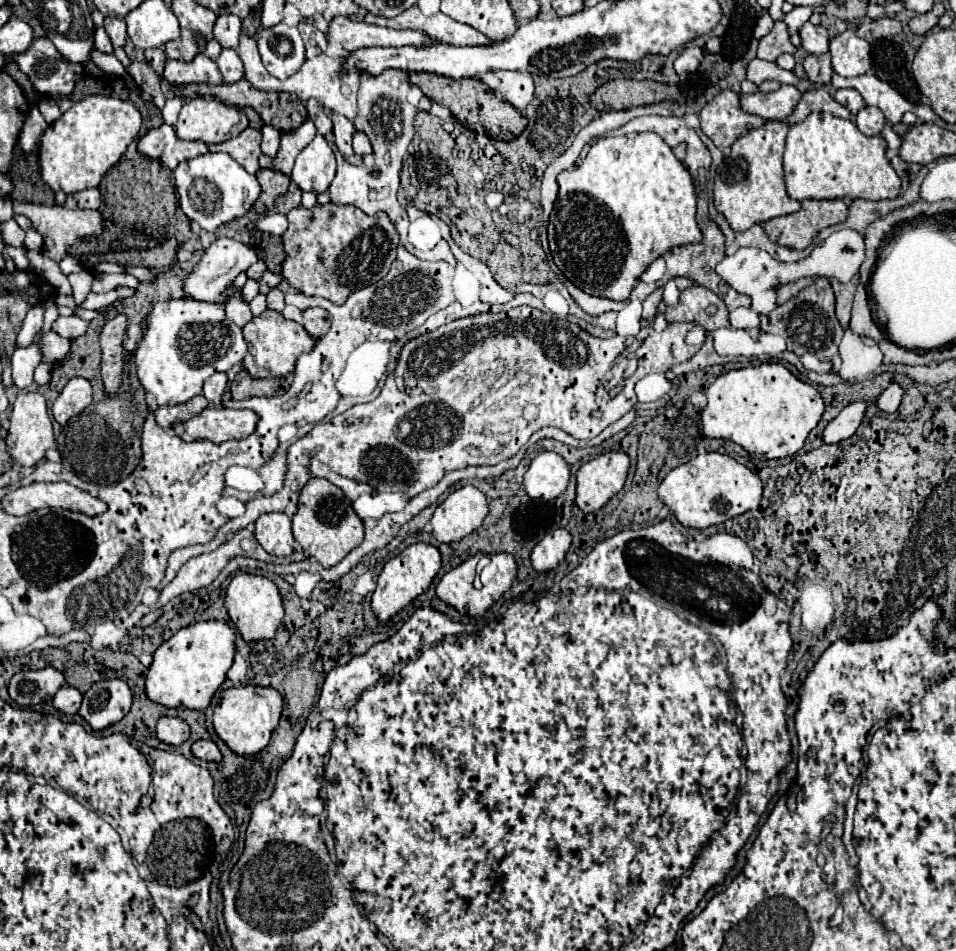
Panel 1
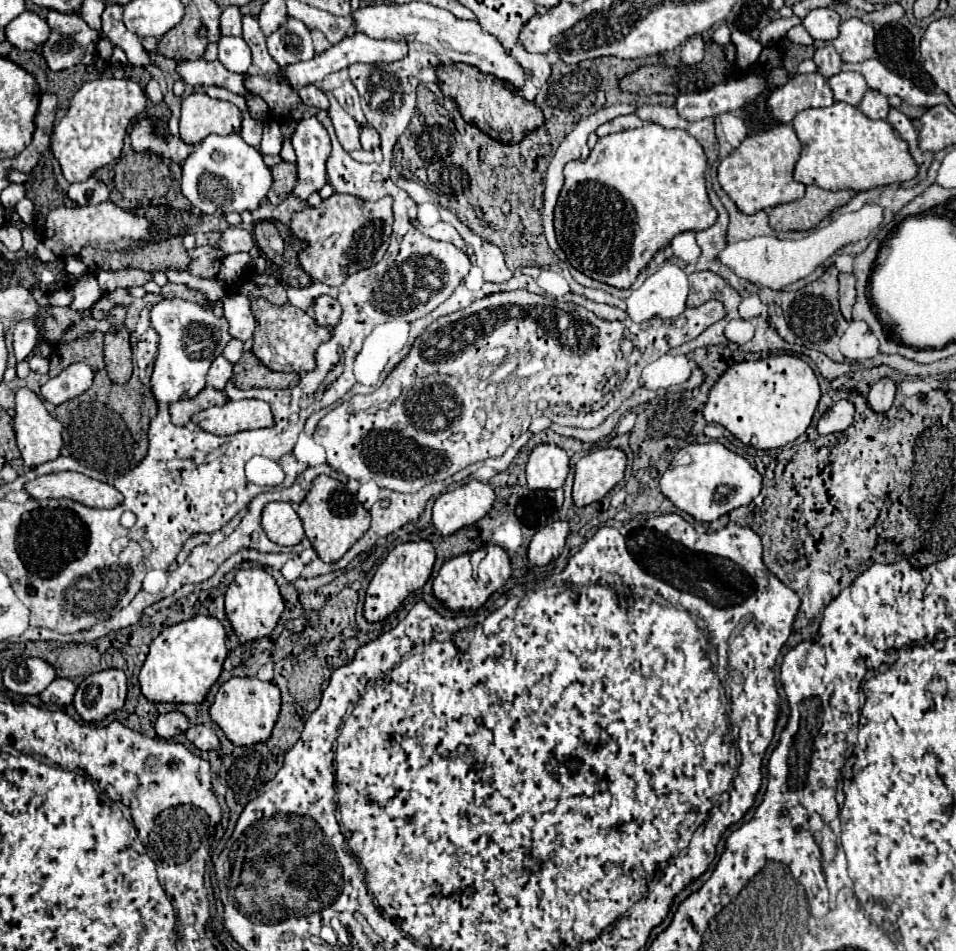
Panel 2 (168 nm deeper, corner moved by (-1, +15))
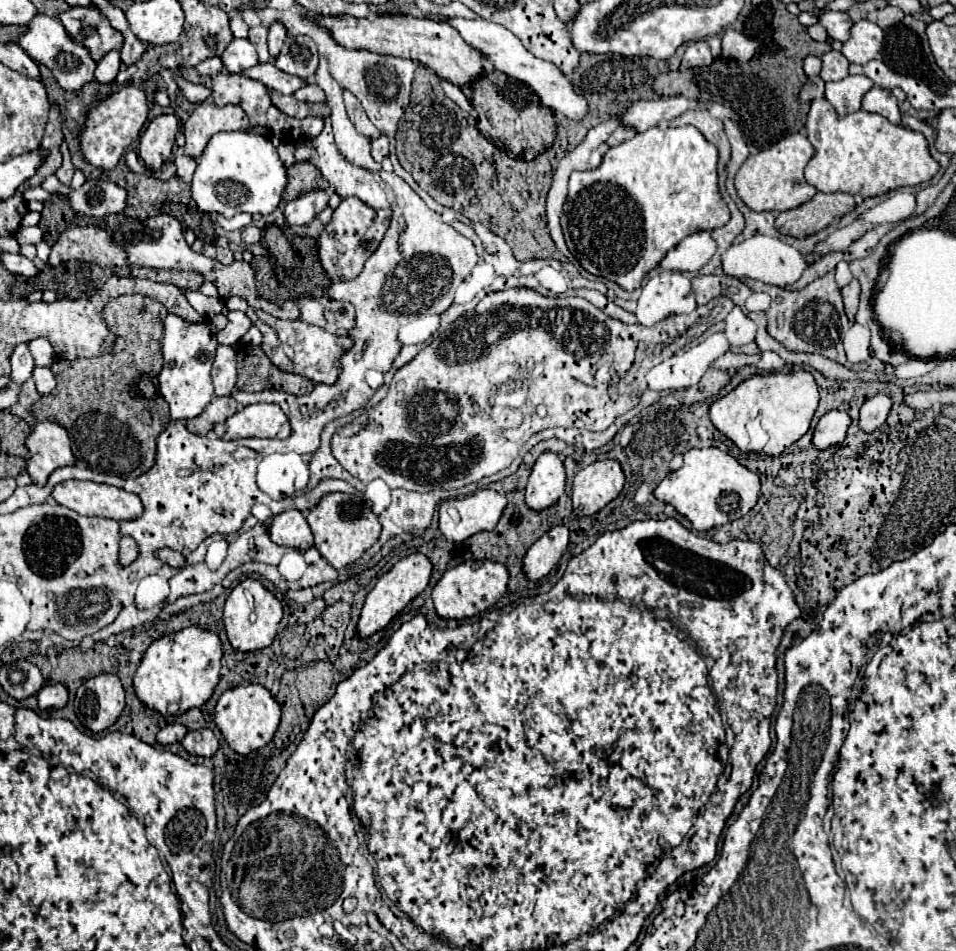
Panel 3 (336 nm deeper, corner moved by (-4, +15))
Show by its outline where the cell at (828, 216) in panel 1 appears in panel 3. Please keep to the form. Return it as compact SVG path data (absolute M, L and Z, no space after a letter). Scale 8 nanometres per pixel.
M817 191L813 199L797 209L789 209L777 215L775 227L783 235L807 237L841 219L855 207L855 197L849 193L821 193Z

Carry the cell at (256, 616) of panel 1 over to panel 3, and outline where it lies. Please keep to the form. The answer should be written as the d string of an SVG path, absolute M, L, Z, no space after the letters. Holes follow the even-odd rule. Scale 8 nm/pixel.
M247 577L243 579L227 597L225 601L225 609L223 609L223 621L225 621L225 629L227 629L227 637L231 641L231 645L237 649L237 651L257 651L257 649L263 649L263 647L269 647L277 635L277 629L279 629L279 621L283 617L283 605L281 601L257 579L253 577ZM245 591L249 591L253 595L253 611L257 615L257 621L251 623L249 621L249 613L251 613L251 607L245 599Z

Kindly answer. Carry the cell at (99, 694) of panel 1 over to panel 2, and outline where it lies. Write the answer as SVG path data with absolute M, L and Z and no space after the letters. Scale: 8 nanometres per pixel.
M106 669L88 675L76 689L74 709L86 723L98 723L124 705L126 675L120 669Z

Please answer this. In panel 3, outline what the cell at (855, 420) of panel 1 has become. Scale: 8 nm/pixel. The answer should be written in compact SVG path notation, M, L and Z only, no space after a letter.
M833 409L829 413L825 413L817 427L815 427L815 435L813 435L813 445L817 449L827 449L835 443L841 443L847 435L847 429L851 425L851 417L845 411Z

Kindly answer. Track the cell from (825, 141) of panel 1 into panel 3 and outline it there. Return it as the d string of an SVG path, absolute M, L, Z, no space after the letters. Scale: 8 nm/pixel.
M821 99L811 103L805 129L815 147L815 155L805 167L805 181L823 193L845 191L875 197L897 187L929 181L939 171L939 163L929 155L921 133L893 125L875 113L855 111L841 117L829 101Z

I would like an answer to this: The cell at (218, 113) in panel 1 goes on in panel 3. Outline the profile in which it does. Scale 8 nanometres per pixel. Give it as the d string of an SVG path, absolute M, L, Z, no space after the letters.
M197 103L195 111L183 125L183 133L187 137L185 153L189 157L199 157L211 139L211 135L219 131L247 131L249 119L245 111L237 105L217 107L213 103Z

